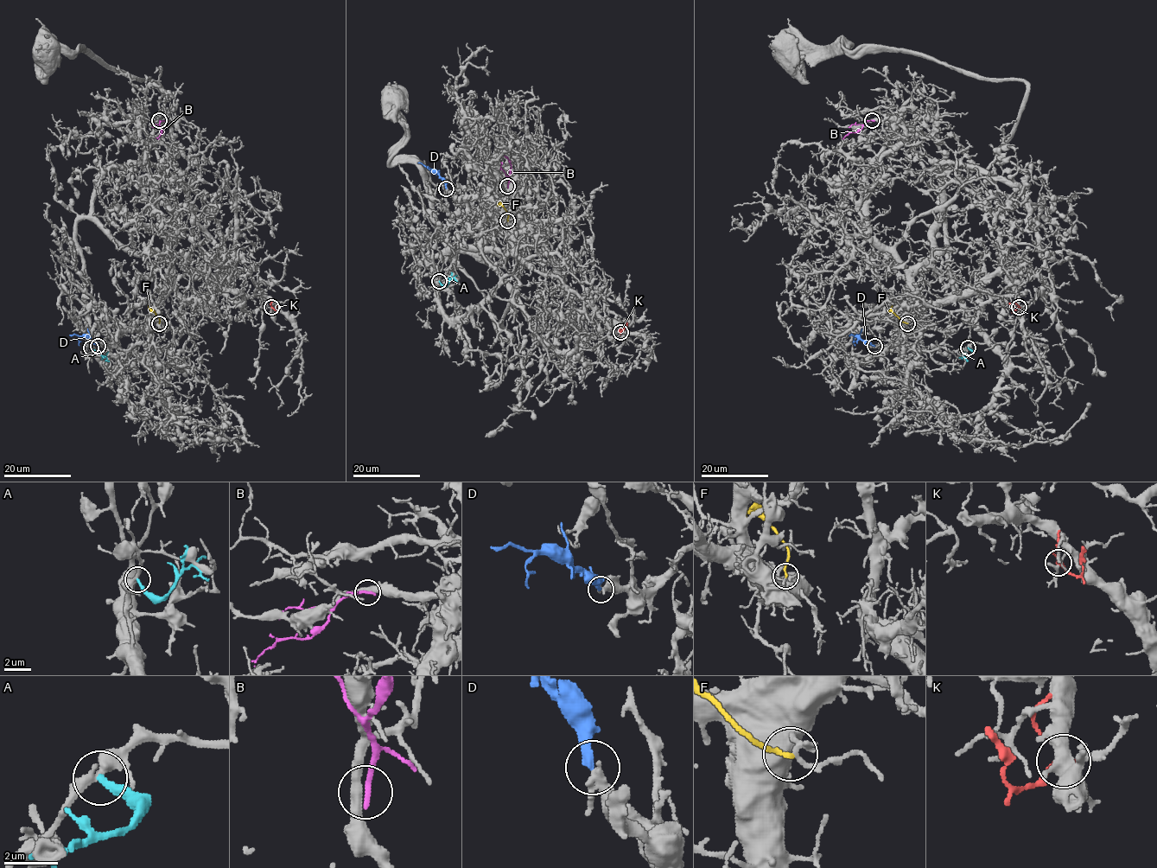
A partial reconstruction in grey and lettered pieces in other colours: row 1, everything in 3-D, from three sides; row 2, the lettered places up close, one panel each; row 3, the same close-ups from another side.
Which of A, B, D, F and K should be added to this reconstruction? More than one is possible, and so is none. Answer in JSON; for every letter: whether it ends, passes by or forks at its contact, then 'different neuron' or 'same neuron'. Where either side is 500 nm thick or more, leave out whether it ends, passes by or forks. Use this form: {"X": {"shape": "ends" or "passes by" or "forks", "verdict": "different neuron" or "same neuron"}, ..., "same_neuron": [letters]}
{"A": {"shape": "ends", "verdict": "different neuron"}, "B": {"shape": "ends", "verdict": "different neuron"}, "D": {"shape": "ends", "verdict": "same neuron"}, "F": {"shape": "ends", "verdict": "different neuron"}, "K": {"shape": "passes by", "verdict": "different neuron"}, "same_neuron": ["D"]}

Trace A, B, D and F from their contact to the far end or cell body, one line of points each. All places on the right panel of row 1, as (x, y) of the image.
A: (968, 347), (972, 351), (964, 357), (968, 361)
B: (872, 120), (867, 121), (857, 132), (850, 132), (842, 137)
D: (874, 346), (867, 344), (859, 337), (849, 335)
F: (907, 322), (904, 322), (891, 309), (892, 305)

